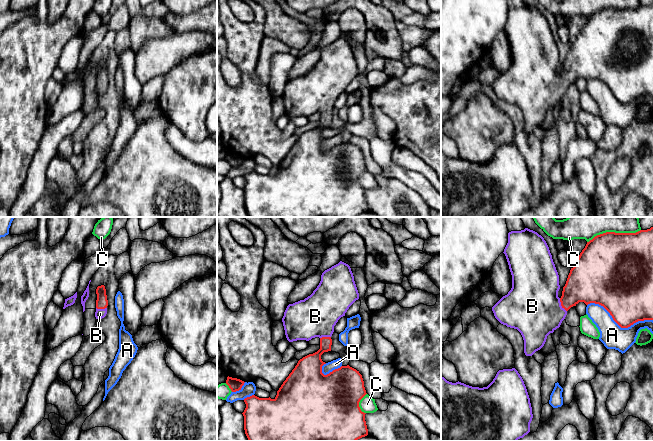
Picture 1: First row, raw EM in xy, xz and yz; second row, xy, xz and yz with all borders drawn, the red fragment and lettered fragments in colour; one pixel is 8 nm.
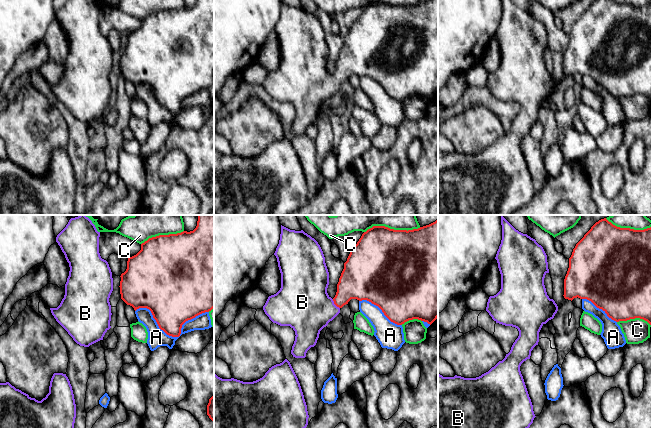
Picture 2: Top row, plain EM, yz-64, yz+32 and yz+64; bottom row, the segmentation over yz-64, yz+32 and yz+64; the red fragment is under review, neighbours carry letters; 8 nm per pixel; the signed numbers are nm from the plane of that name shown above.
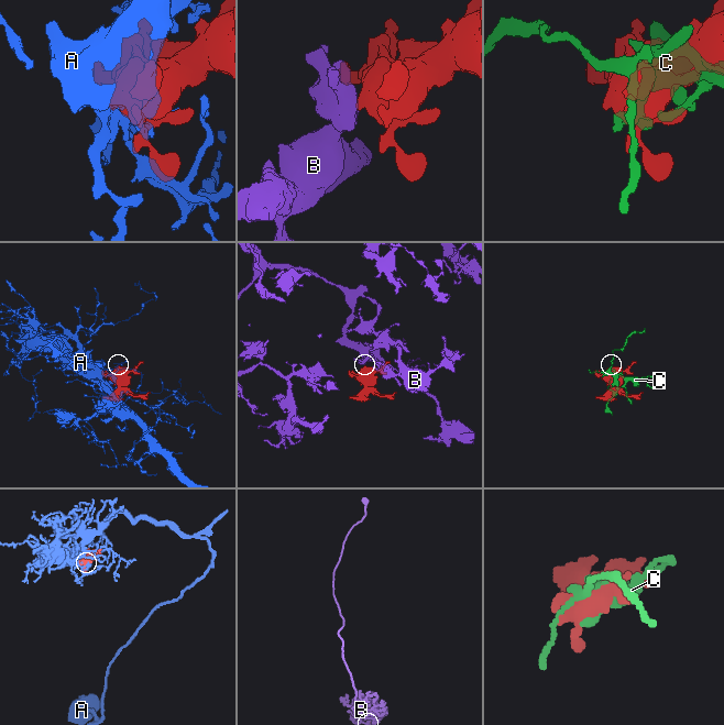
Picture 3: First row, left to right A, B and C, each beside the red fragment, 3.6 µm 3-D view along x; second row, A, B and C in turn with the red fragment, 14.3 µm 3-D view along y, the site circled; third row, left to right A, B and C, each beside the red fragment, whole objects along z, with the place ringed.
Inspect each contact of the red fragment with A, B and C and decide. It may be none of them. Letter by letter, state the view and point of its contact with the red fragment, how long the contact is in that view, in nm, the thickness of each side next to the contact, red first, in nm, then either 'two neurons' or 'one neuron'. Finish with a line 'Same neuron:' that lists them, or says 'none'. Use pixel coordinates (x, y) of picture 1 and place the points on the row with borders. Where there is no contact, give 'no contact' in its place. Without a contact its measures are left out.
A: contact yz (619, 325); length 550 nm; calibres 400 and 190 nm; two neurons
B: contact yz (561, 305); length 130 nm; calibres 280 and 440 nm; one neuron
C: contact yz (613, 232); length 440 nm; calibres 500 and 320 nm; two neurons
Same neuron: B

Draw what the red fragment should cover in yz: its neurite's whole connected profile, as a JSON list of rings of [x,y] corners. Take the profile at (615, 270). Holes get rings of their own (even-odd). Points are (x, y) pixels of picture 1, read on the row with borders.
[[[653,227],[636,233],[606,232],[587,242],[570,270],[560,298],[559,275],[549,247],[541,235],[528,228],[511,231],[503,253],[512,275],[512,288],[492,307],[492,311],[501,324],[521,333],[526,356],[532,356],[544,346],[547,336],[560,327],[567,311],[579,302],[603,306],[621,328],[628,328],[638,321],[653,320]]]

